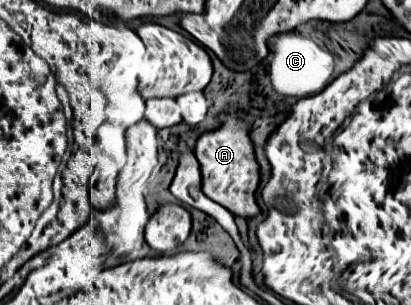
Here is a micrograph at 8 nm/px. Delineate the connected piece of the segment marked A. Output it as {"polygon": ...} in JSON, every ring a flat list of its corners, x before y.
{"polygon":[[220,113,216,117,220,127,214,131,206,131,196,141,196,159,202,171,202,191,230,213,252,219,260,215,260,207,256,203,256,189,260,185,260,165,254,155,254,145,250,143,248,123,238,119,234,113]]}

